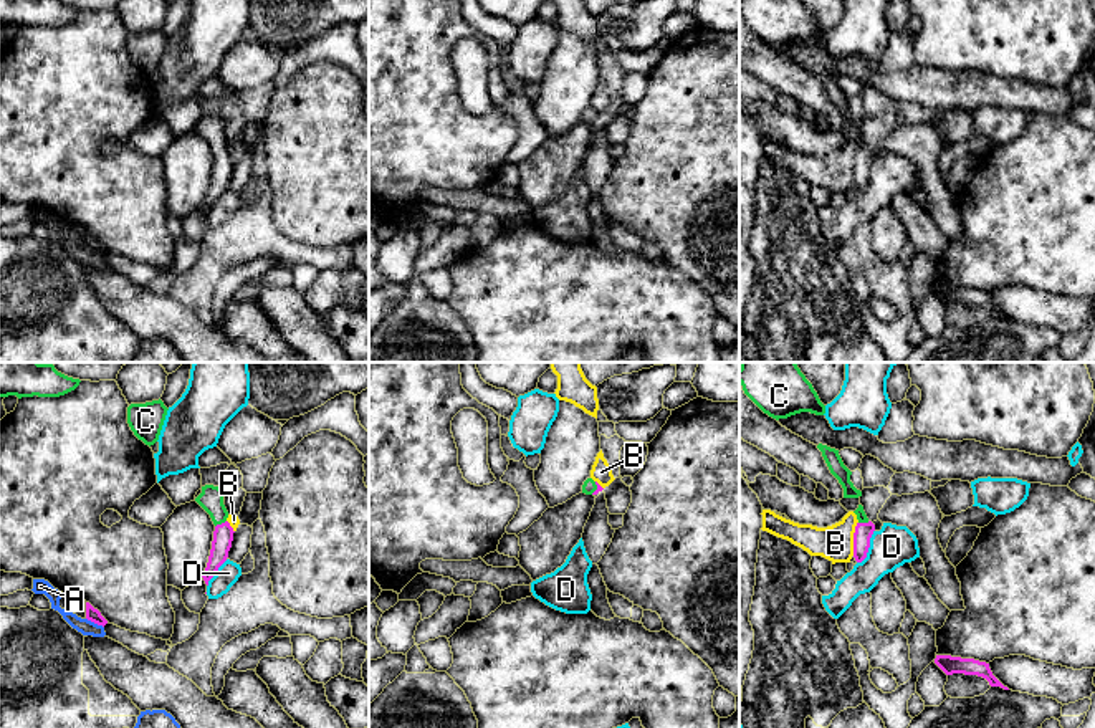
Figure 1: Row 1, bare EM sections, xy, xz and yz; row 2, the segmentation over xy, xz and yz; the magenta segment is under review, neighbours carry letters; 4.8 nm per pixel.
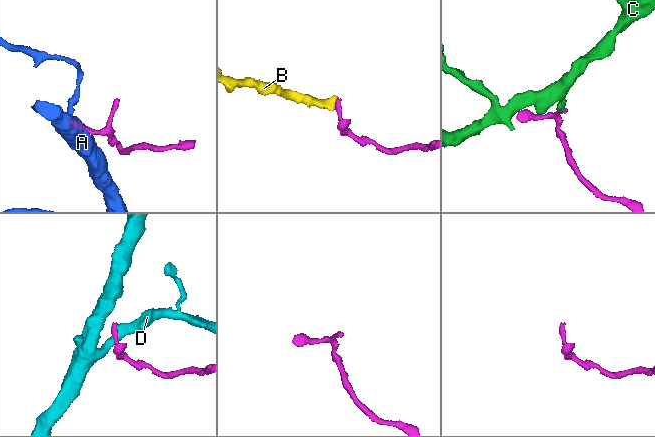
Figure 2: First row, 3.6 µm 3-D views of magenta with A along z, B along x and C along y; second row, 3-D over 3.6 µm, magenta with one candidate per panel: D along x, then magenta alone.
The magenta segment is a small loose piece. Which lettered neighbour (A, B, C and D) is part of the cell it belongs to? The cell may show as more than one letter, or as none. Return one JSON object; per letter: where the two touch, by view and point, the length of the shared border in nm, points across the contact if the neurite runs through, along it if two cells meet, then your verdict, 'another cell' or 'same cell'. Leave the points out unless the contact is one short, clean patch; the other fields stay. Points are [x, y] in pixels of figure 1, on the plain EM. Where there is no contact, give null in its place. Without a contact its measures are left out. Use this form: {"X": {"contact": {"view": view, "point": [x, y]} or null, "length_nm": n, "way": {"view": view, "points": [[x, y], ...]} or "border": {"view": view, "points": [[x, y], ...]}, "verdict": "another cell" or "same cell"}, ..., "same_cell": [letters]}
{"A": {"contact": {"view": "xy", "point": [95, 252]}, "length_nm": 100, "border": {"view": "xy", "points": [[86, 247], [103, 257]]}, "verdict": "another cell"}, "B": {"contact": {"view": "yz", "point": [854, 167]}, "length_nm": 170, "border": {"view": "yz", "points": [[857, 151], [852, 184]]}, "verdict": "another cell"}, "C": {"contact": {"view": "xy", "point": [222, 153]}, "length_nm": 70, "way": {"view": "xy", "points": [[224, 162], [222, 153], [210, 128]]}, "verdict": "same cell"}, "D": {"contact": {"view": "yz", "point": [869, 176]}, "length_nm": 190, "border": {"view": "yz", "points": [[874, 159], [869, 169], [869, 181], [857, 192]]}, "verdict": "another cell"}, "same_cell": ["C"]}

